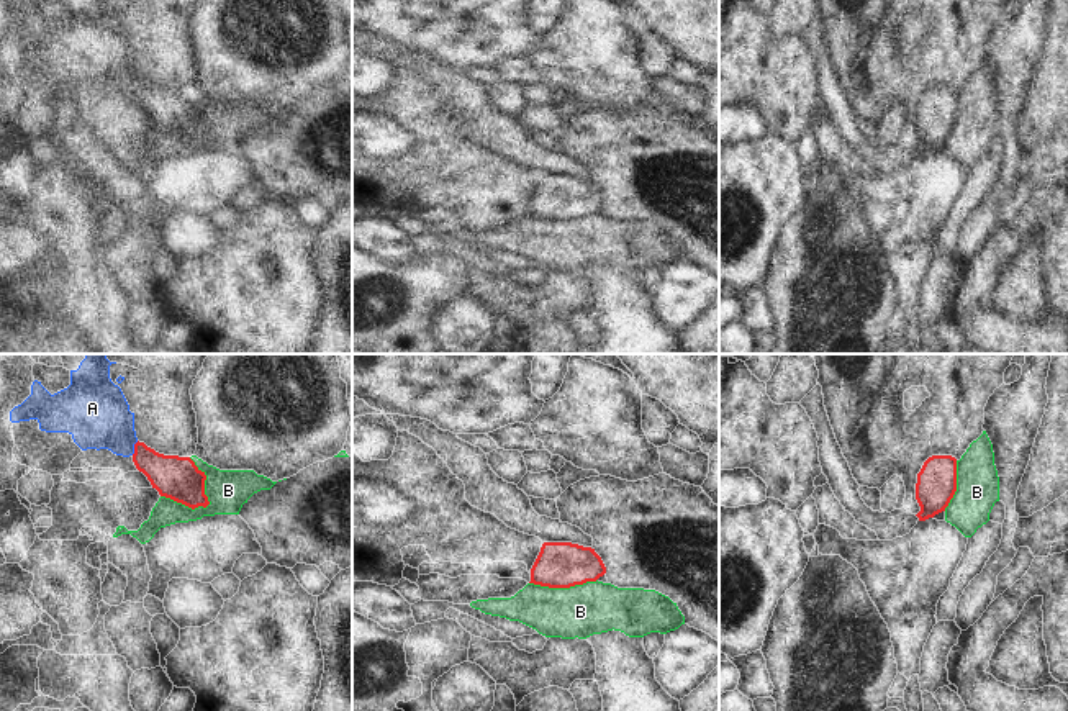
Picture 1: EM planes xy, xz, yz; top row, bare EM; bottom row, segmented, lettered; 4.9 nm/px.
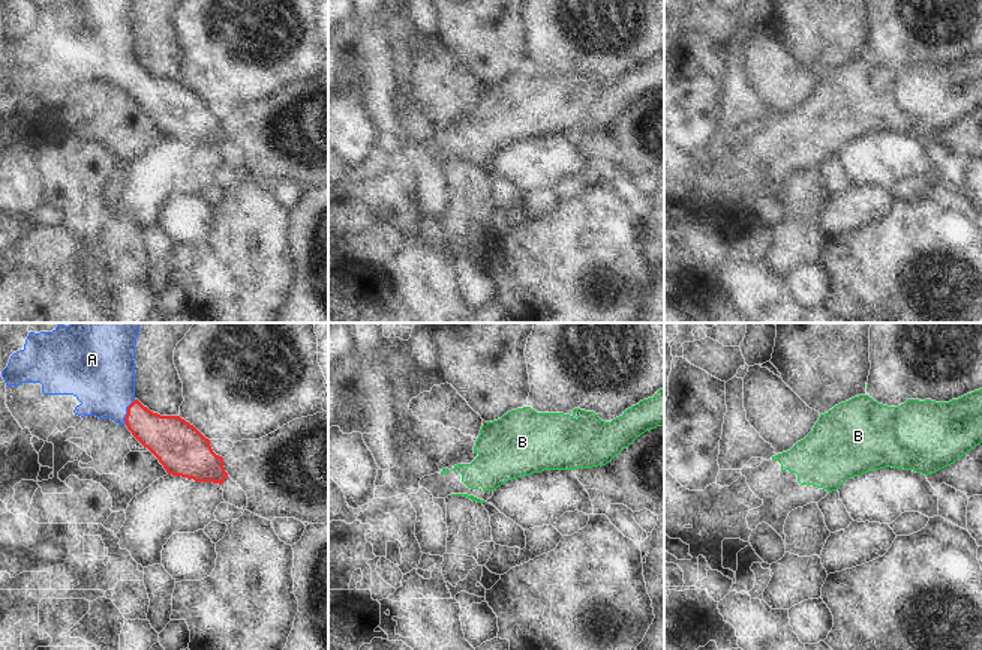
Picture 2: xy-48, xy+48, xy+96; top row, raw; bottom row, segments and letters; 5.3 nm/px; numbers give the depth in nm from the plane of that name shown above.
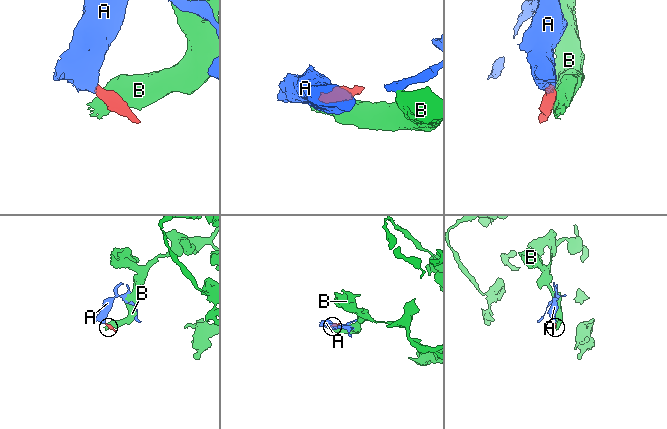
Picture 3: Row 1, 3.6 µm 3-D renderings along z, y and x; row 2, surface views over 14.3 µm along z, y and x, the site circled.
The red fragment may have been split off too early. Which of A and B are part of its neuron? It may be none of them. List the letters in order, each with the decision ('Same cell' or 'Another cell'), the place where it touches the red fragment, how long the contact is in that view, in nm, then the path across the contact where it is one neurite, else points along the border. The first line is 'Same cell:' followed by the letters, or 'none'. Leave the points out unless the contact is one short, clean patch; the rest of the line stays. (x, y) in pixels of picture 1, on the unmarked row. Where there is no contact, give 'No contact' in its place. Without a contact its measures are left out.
Same cell: A
A: Same cell. Touches red at xy (135, 81). Shared border 80 nm. Path across: xy (174, 110), (151, 97), (135, 81), (97, 48)
B: Another cell. Touches red at xy (203, 117). Shared border 260 nm. Boundary: xy (189, 90), (205, 108), (208, 135), (205, 141).

